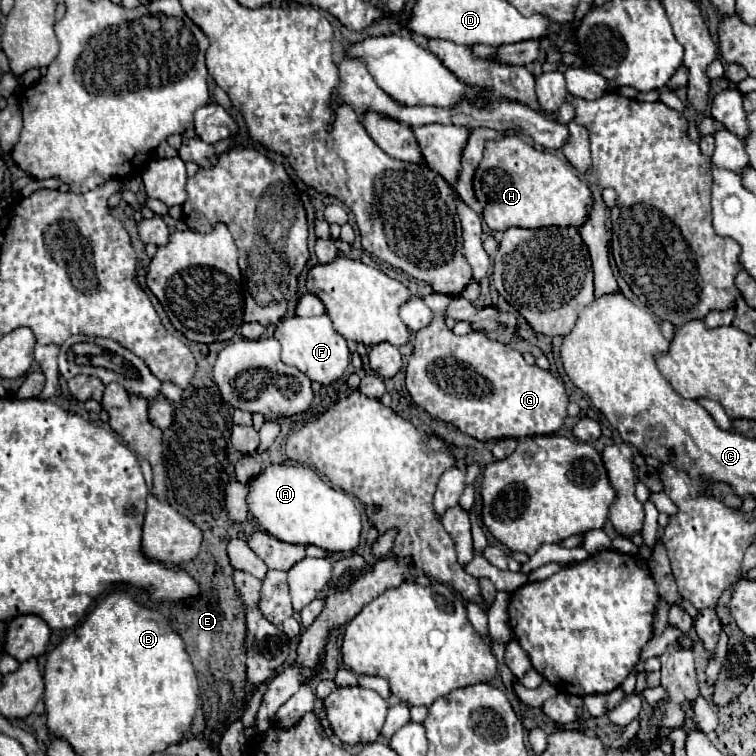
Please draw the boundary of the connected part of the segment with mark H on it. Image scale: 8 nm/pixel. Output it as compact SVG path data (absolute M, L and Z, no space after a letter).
M508 134L502 140L486 142L484 158L474 174L474 194L484 206L482 218L494 232L504 232L512 226L542 228L542 226L576 226L580 228L588 216L592 192L564 160L552 152L536 150L519 134Z

